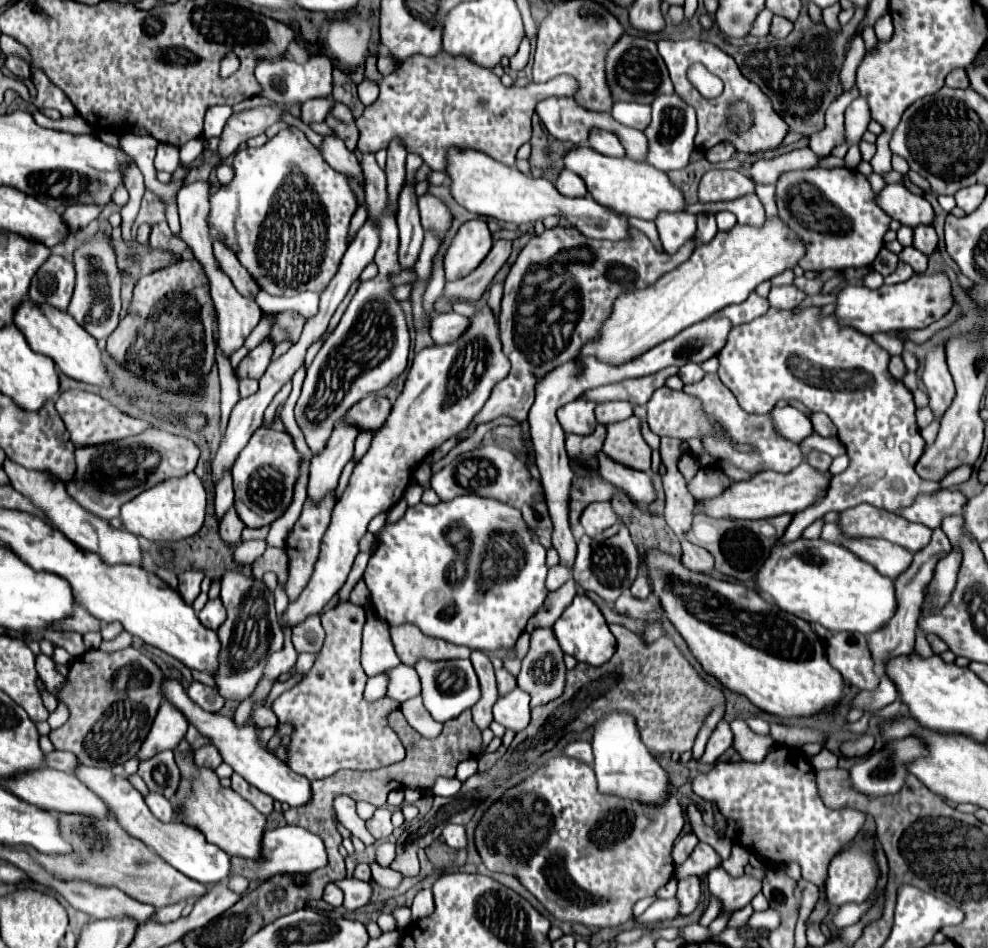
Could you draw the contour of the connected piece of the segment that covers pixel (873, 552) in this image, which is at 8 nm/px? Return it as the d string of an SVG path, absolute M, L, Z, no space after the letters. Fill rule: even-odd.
M843 538L841 546L853 550L857 558L871 562L875 570L889 578L897 578L903 570L909 568L913 560L913 554L909 550L877 538Z

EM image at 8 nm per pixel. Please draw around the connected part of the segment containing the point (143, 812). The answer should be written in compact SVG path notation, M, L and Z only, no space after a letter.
M79 764L77 772L71 770L71 774L75 778L79 778L91 792L99 794L99 798L103 798L103 802L107 802L107 806L111 806L111 814L115 814L115 820L119 822L119 826L123 830L127 830L127 834L145 842L153 852L157 852L165 862L169 862L181 874L189 876L191 880L197 880L205 886L217 884L229 876L231 860L229 860L227 852L223 852L215 844L209 844L205 840L205 836L191 826L175 824L175 822L169 822L169 824L159 822L147 808L143 796L131 786L131 782L125 776L115 776L109 768L91 768L91 766L83 766L83 764Z

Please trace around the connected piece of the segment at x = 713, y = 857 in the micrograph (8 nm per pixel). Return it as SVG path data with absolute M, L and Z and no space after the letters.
M699 842L695 846L695 850L691 852L691 856L677 868L677 880L683 880L683 878L689 878L689 876L705 876L709 874L715 866L719 866L721 858L719 854L705 842Z

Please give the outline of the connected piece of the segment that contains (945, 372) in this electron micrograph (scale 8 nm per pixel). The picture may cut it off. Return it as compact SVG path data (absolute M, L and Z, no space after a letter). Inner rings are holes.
M935 348L927 354L923 362L921 380L929 394L929 406L933 410L935 420L941 420L945 410L951 406L951 398L955 398L955 386L945 362L943 348Z

